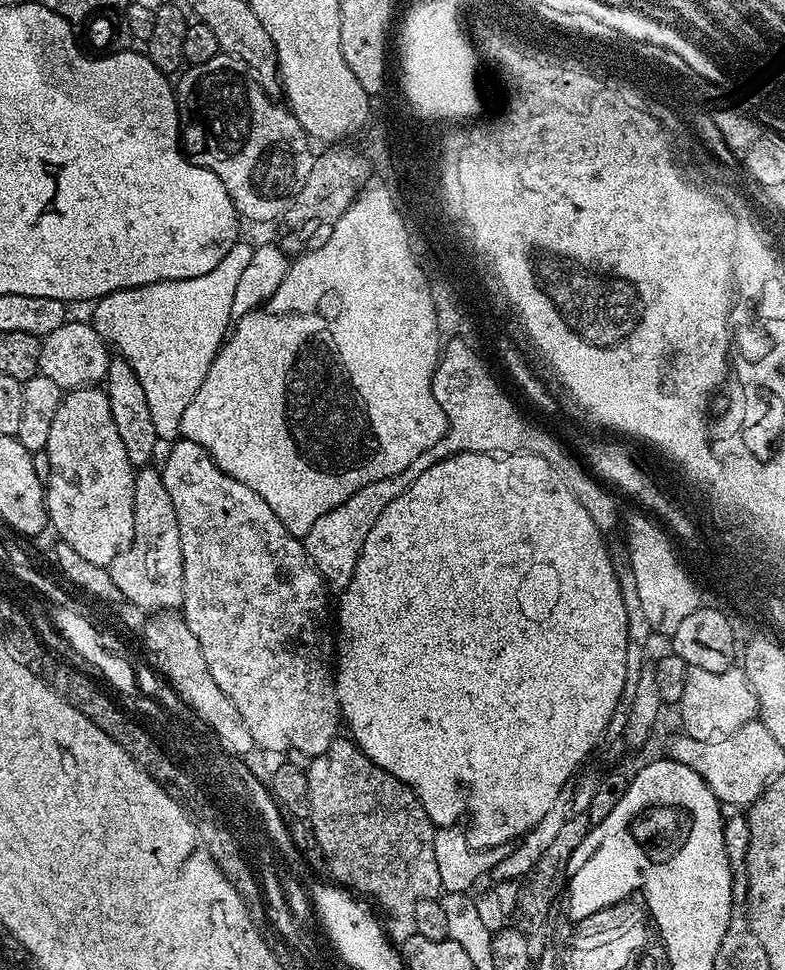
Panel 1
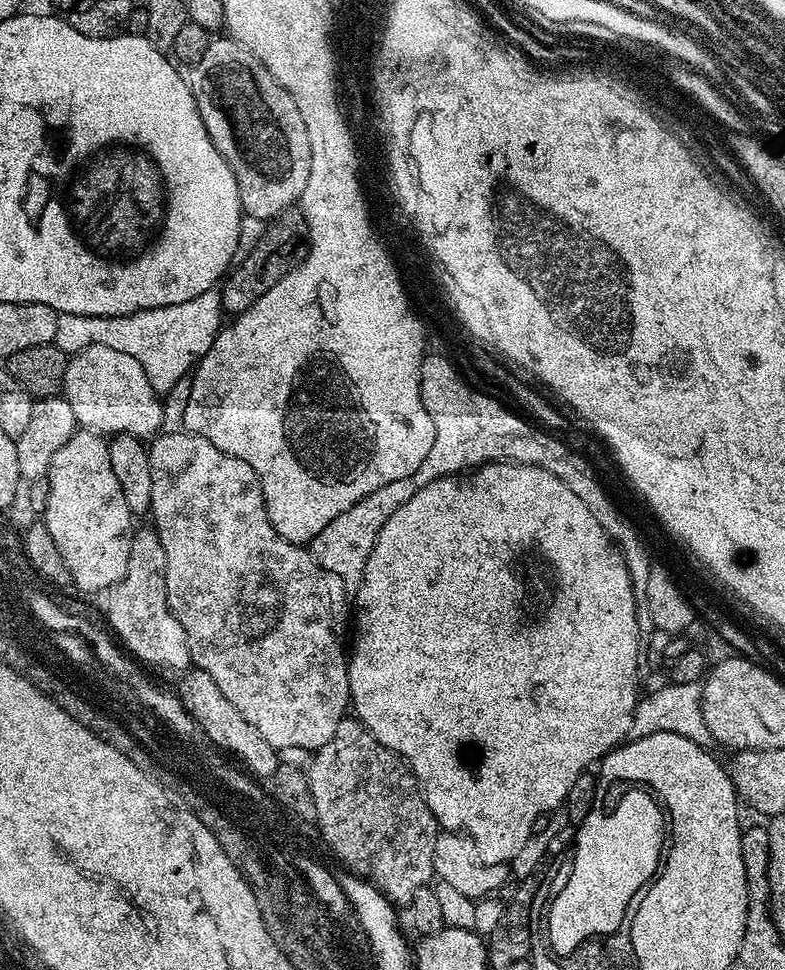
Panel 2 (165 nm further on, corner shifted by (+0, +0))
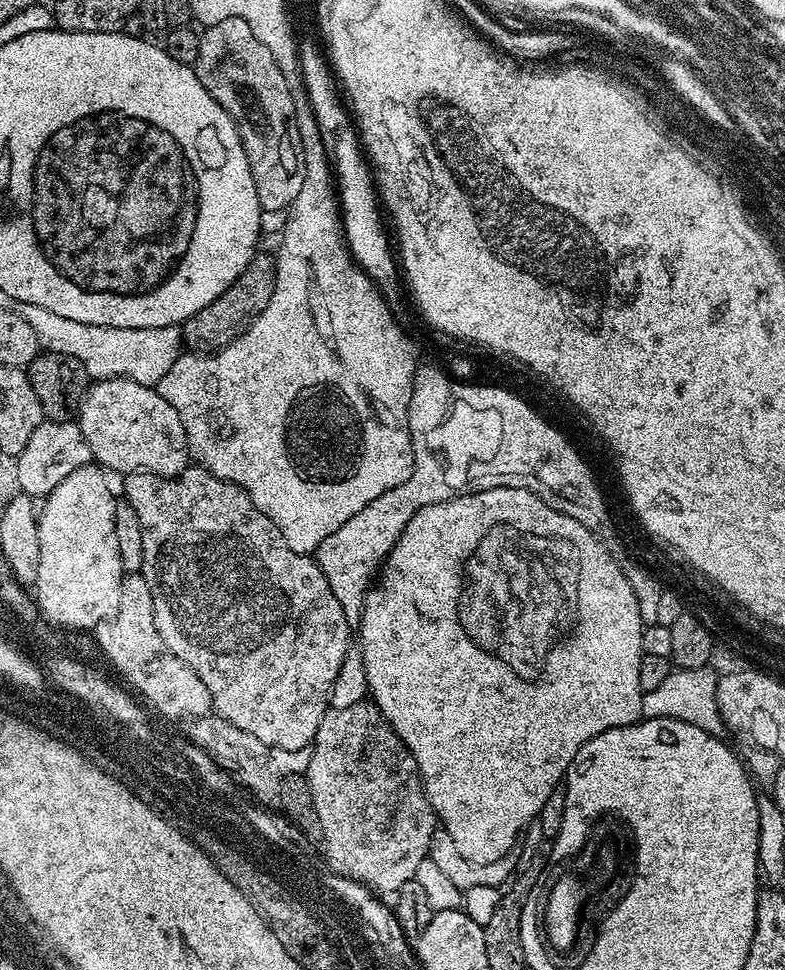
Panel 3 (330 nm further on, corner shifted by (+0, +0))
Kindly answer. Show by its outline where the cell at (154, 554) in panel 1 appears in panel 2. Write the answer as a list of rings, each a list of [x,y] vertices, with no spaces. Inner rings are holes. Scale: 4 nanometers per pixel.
[[[137,527],[133,531],[130,562],[126,574],[113,588],[109,588],[103,597],[104,612],[108,615],[107,627],[137,661],[145,665],[153,664],[156,668],[184,670],[192,664],[186,630],[182,630],[182,626],[168,606],[164,573],[166,554],[162,550],[162,542],[155,527],[147,527]]]

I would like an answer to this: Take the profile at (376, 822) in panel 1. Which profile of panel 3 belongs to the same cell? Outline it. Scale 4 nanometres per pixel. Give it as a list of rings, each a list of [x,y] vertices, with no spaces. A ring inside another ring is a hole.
[[[367,699],[342,710],[329,708],[310,749],[306,779],[310,792],[316,795],[317,818],[324,820],[326,851],[332,852],[333,866],[343,876],[356,880],[373,893],[395,894],[402,882],[416,878],[418,866],[428,859],[430,842],[438,827],[436,811],[424,793],[416,759],[388,725],[378,706]]]

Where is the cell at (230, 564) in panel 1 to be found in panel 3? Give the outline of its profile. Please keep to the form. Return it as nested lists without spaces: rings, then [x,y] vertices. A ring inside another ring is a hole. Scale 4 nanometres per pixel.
[[[189,466],[179,476],[171,478],[156,476],[153,472],[130,472],[123,480],[123,499],[134,510],[134,514],[138,514],[138,522],[142,526],[140,572],[146,578],[146,586],[150,586],[150,598],[154,598],[156,629],[158,634],[162,634],[162,642],[166,642],[170,654],[186,662],[186,666],[190,666],[190,670],[202,678],[202,686],[210,690],[215,715],[226,718],[226,722],[234,722],[234,726],[238,726],[238,730],[246,730],[246,734],[254,734],[254,738],[258,738],[258,742],[269,749],[302,750],[309,747],[318,734],[324,713],[329,709],[328,696],[338,678],[338,670],[342,670],[344,660],[350,654],[350,625],[342,606],[338,606],[338,598],[334,598],[330,590],[330,582],[326,582],[326,574],[322,574],[311,555],[303,556],[286,546],[286,538],[282,538],[278,526],[274,526],[274,522],[270,522],[270,518],[266,518],[266,514],[262,514],[254,502],[250,502],[246,490],[210,474],[205,468]]]

